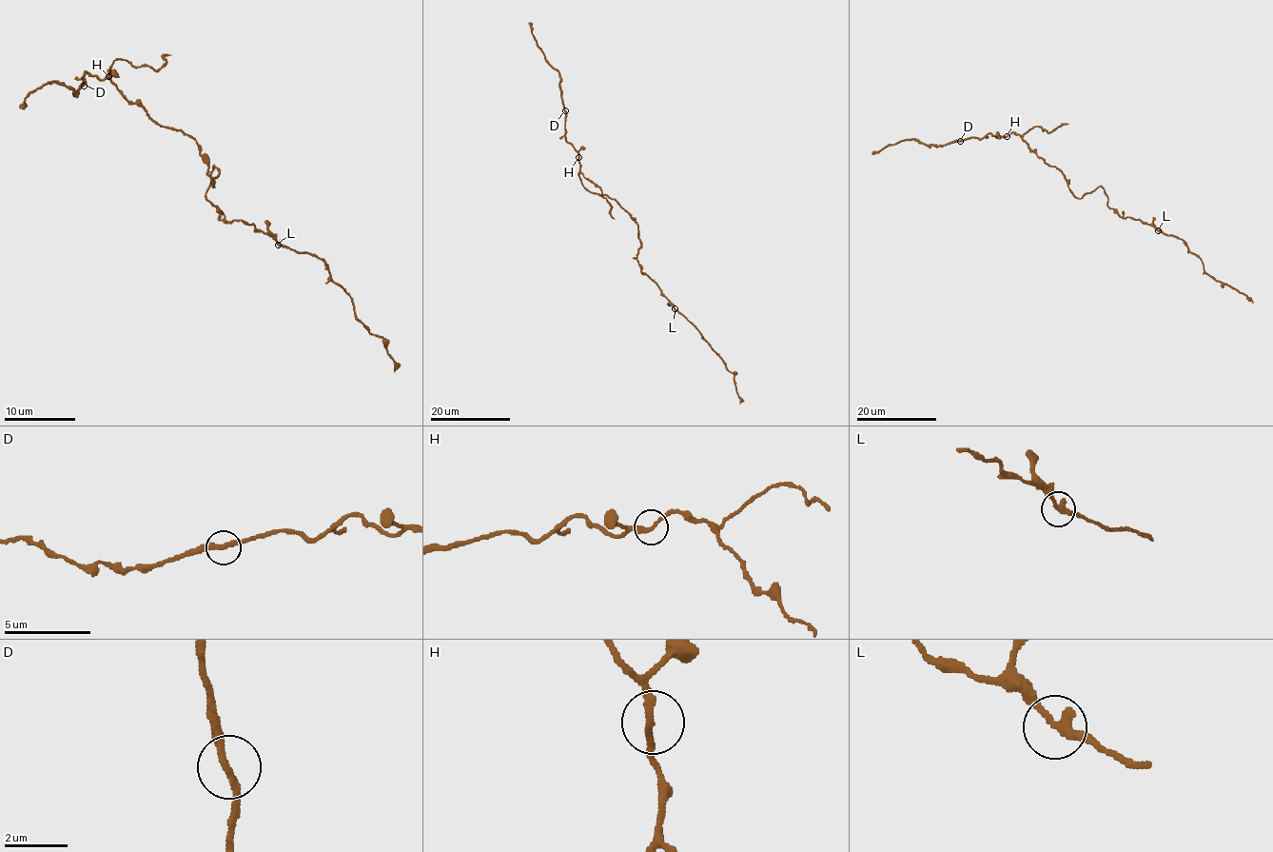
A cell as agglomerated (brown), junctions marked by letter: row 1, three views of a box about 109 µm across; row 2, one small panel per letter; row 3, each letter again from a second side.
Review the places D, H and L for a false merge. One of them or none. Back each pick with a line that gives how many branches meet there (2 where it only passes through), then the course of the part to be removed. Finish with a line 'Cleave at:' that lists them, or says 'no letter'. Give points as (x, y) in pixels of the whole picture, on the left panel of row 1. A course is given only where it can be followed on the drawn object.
L: 2 | (279, 245), (314, 253), (324, 263), (330, 276), (351, 298), (360, 321), (370, 333), (382, 339), (394, 372)
Cleave at: L

